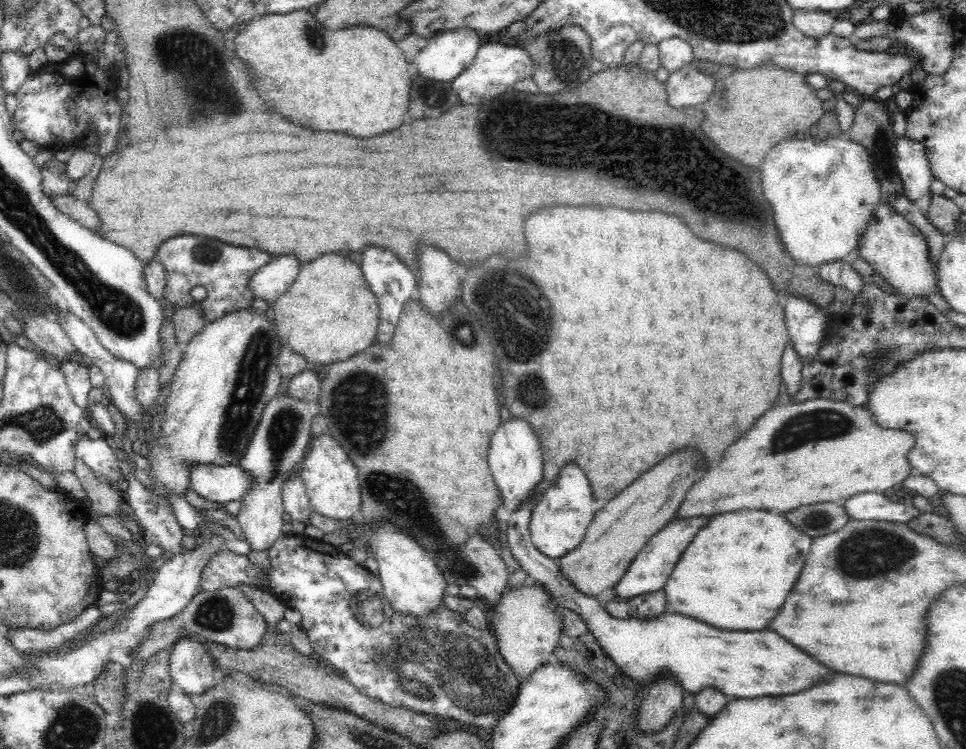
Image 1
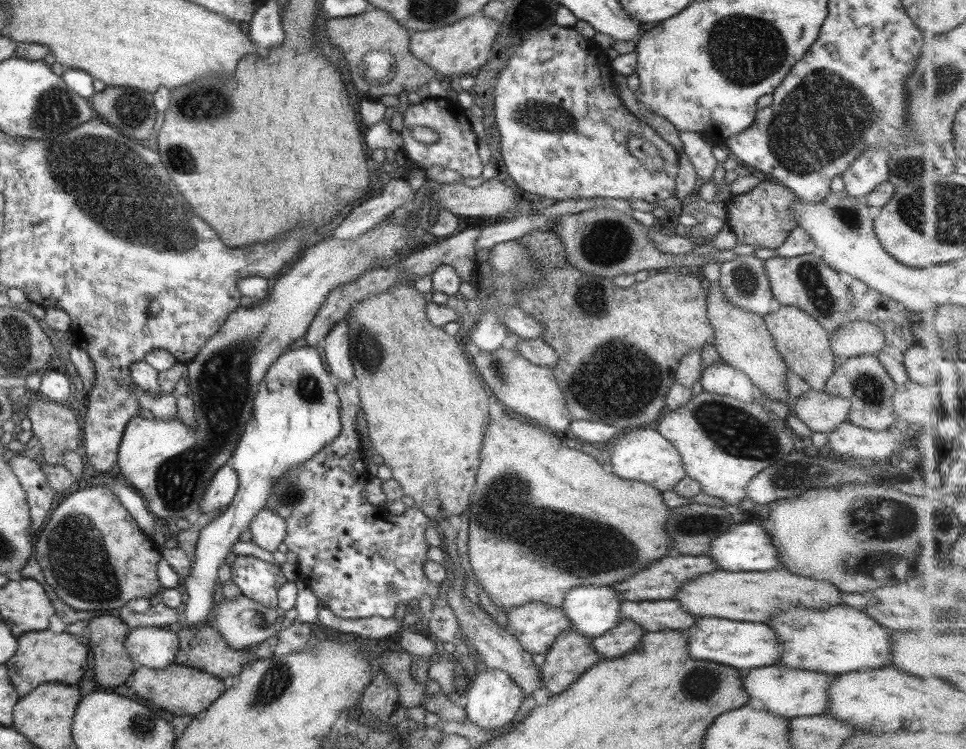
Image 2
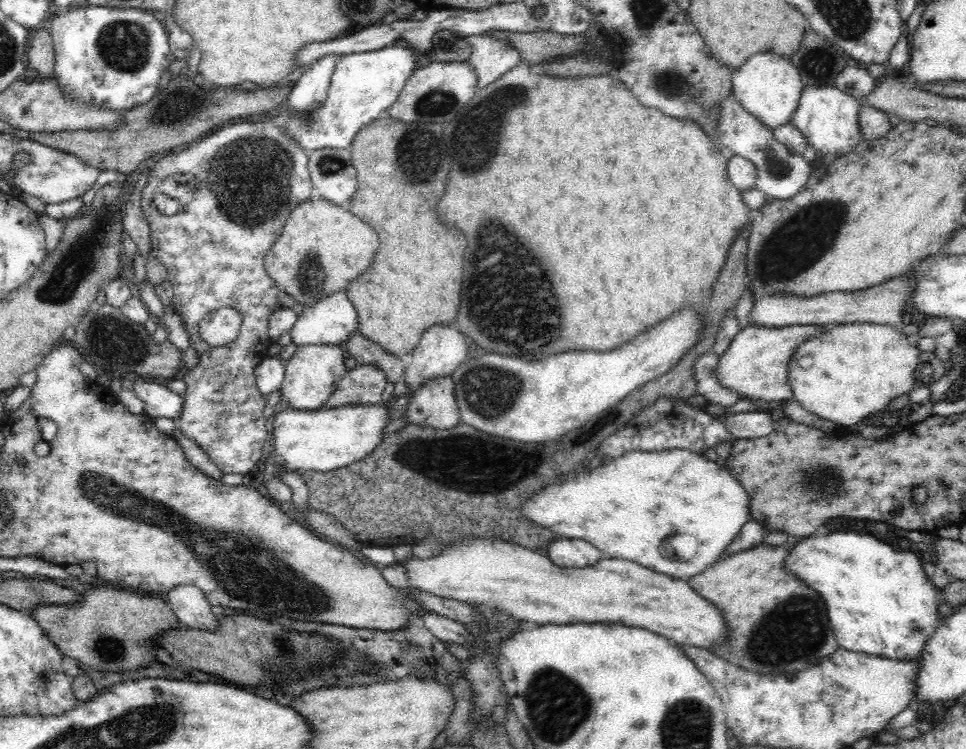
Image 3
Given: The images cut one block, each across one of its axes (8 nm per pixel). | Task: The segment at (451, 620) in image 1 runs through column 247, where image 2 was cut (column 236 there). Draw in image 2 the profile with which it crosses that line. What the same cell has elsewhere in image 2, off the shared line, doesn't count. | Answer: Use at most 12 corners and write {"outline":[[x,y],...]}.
{"outline":[[240,554],[230,570],[242,595],[278,609],[280,566]]}

